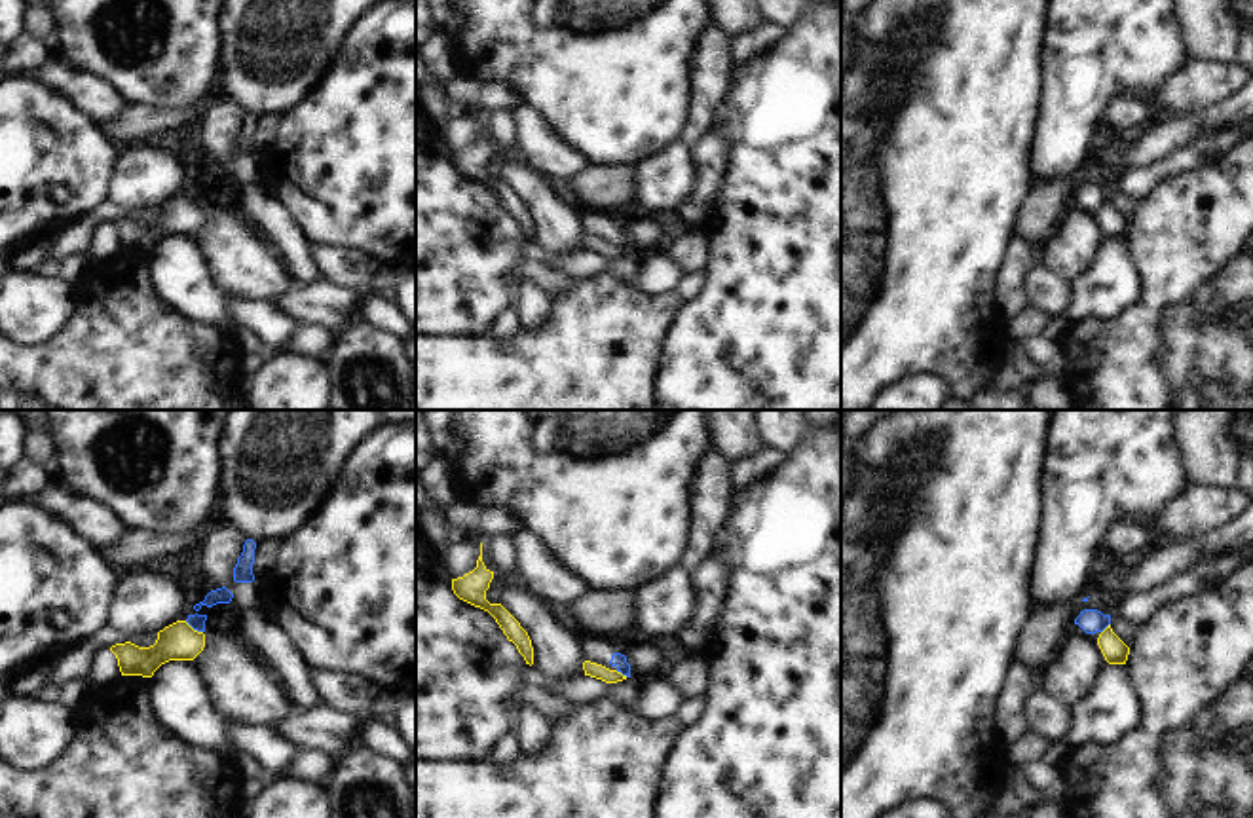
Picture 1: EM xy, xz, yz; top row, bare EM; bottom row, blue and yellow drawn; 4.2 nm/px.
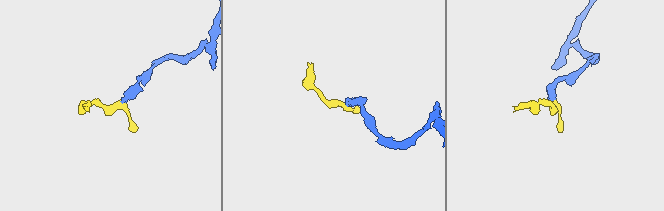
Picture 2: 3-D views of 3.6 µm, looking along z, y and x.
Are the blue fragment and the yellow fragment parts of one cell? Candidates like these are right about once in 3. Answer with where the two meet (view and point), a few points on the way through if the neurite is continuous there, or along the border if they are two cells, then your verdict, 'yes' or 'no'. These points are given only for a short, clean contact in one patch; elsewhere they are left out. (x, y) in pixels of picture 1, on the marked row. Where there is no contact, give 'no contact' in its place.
meets blue in xy at (194, 629); border along xy (185, 621), (202, 632); no

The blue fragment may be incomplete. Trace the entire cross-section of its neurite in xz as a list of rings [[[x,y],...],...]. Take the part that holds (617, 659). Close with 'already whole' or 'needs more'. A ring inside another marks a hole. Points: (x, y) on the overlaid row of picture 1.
[[[577,636],[581,653],[587,660],[602,664],[609,670],[617,670],[630,678],[630,664],[626,662],[625,651],[619,643],[609,638]]] | needs more

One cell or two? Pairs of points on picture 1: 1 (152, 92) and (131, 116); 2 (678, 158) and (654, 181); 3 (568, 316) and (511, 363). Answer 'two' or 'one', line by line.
1: two
2: one
3: one

